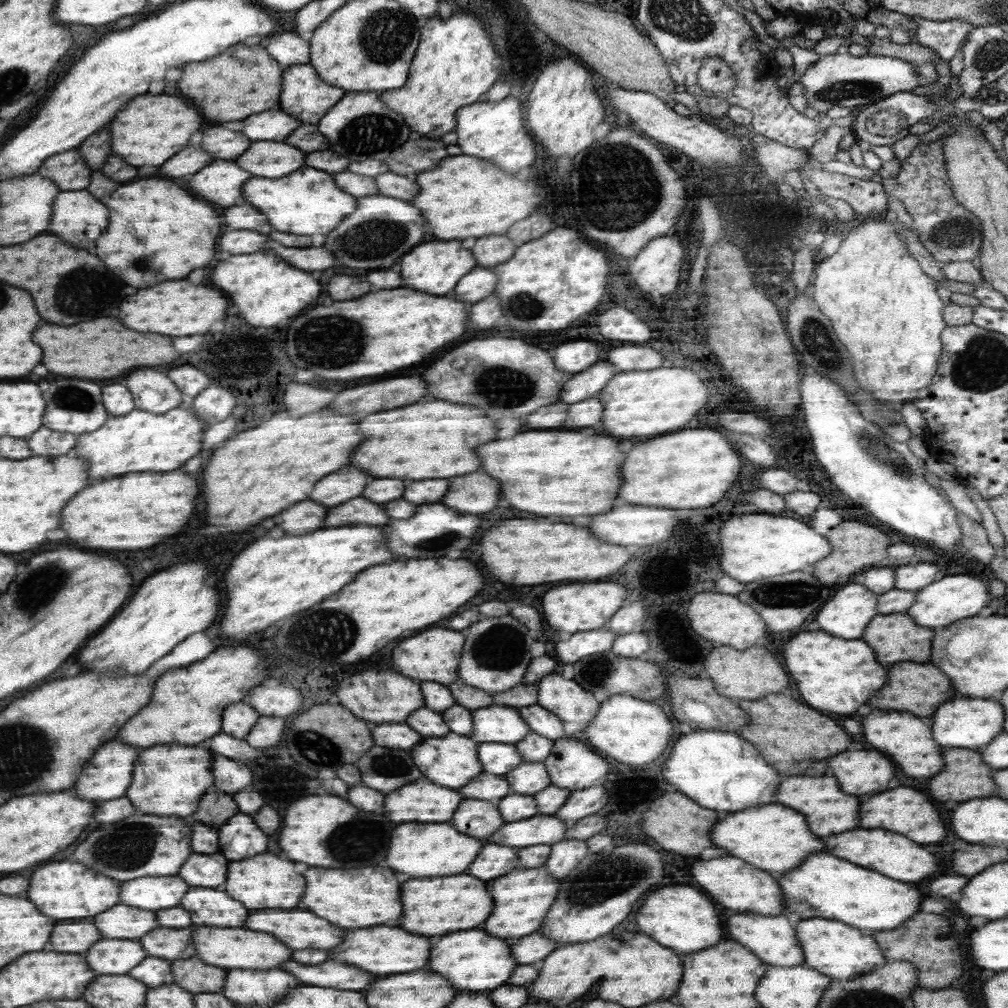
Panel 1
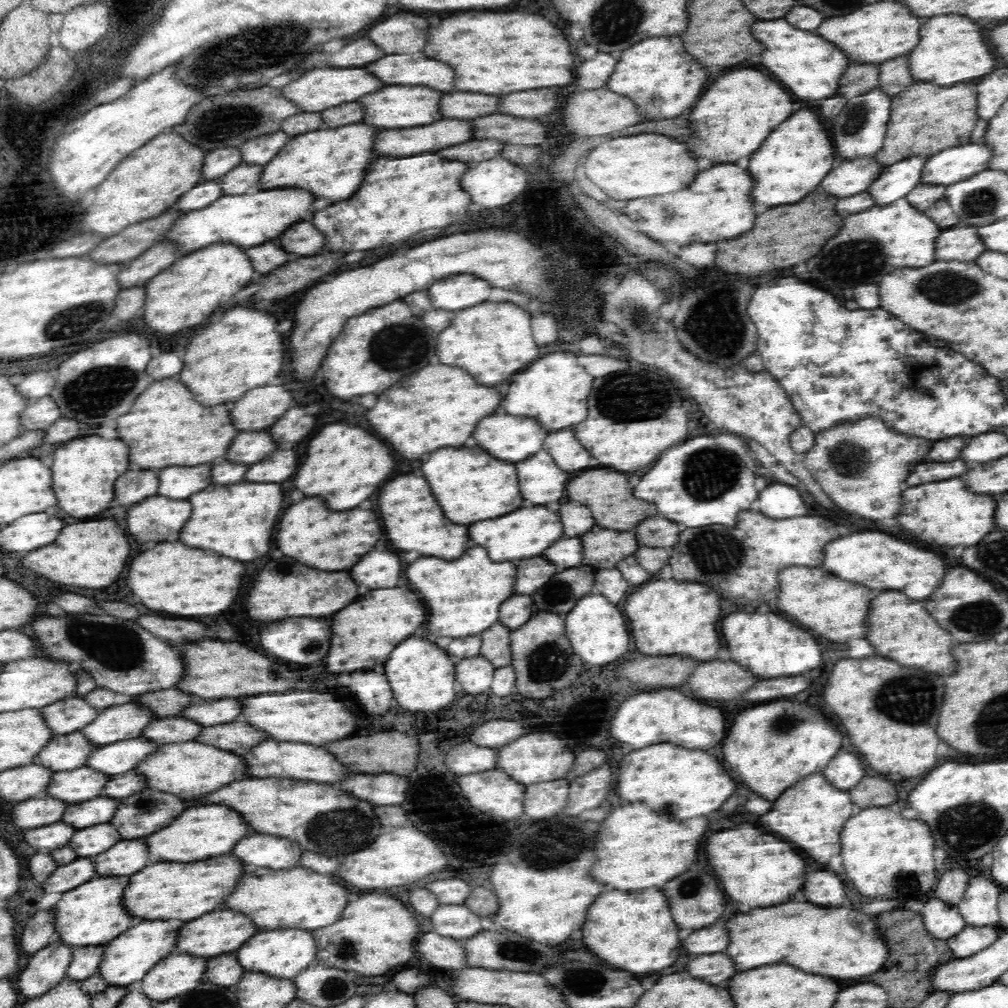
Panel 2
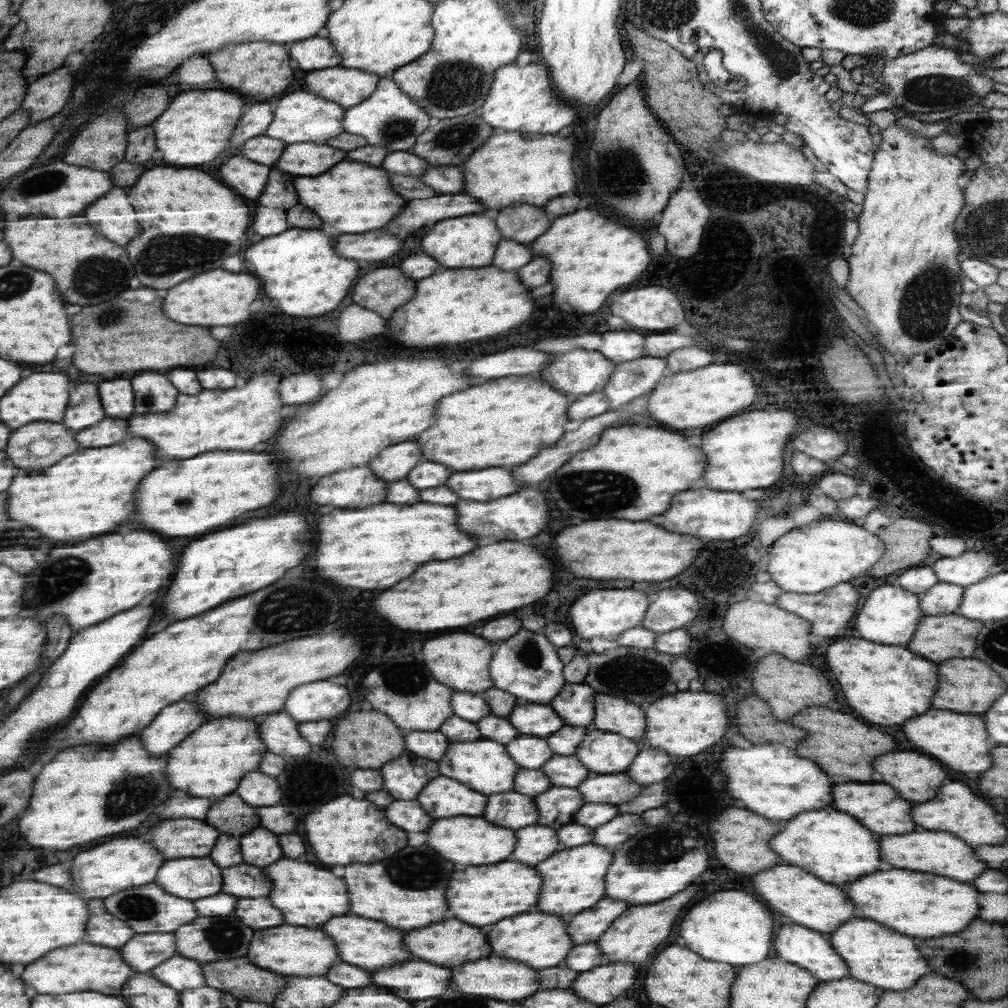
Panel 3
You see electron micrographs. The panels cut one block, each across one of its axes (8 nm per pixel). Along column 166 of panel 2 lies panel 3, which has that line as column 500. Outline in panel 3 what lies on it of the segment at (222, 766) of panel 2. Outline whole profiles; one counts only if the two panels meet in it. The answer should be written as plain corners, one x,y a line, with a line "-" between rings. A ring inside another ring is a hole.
477,739
476,742
458,742
454,748
449,748
450,756
446,760
438,762
442,764
444,776
454,776
454,780
462,780
462,784
470,784
470,788
478,788
478,792
486,794
498,794
498,792
514,791
514,776
519,772
520,766
514,764
515,760
510,758
510,752
502,743

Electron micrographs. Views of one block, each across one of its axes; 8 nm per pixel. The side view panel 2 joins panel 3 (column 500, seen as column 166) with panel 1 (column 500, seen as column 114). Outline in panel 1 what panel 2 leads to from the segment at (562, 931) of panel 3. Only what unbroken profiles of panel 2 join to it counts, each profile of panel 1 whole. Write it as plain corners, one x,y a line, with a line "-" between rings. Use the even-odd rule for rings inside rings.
484,930
452,932
450,936
430,940
434,940
434,968
430,970
442,976
450,976
450,980
454,980
454,984
458,984
458,988
462,990
493,991
508,984
519,966
511,949
511,941
502,937
498,940
496,936
490,936

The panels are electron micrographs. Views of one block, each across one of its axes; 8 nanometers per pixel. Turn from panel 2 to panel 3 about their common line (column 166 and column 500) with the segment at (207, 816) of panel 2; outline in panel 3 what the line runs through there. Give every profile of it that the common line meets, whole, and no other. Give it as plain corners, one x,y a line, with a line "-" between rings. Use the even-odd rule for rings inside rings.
454,816
454,818
442,818
434,828
428,832
428,844
432,848
438,848
442,856
448,860
460,862
464,866
482,866
482,864
496,864
514,852
516,846
516,834
510,828
496,826
484,818
474,818
474,816

